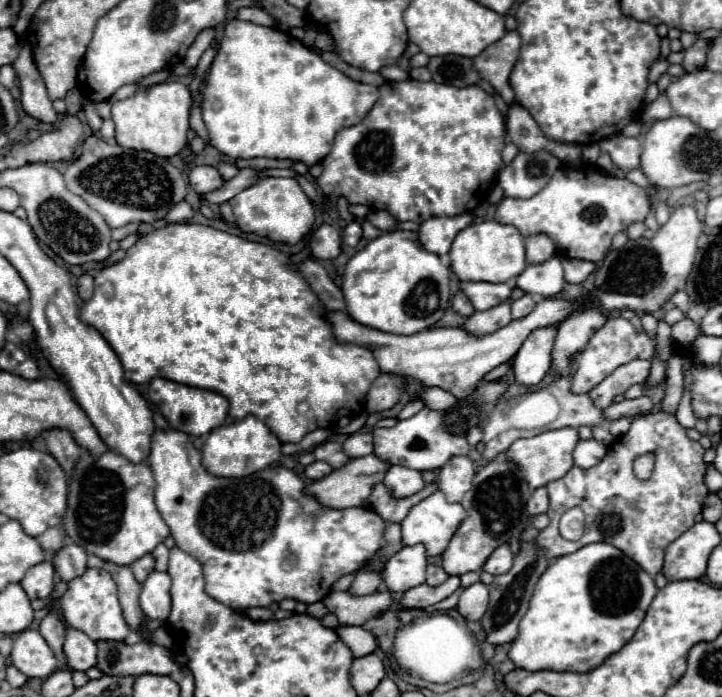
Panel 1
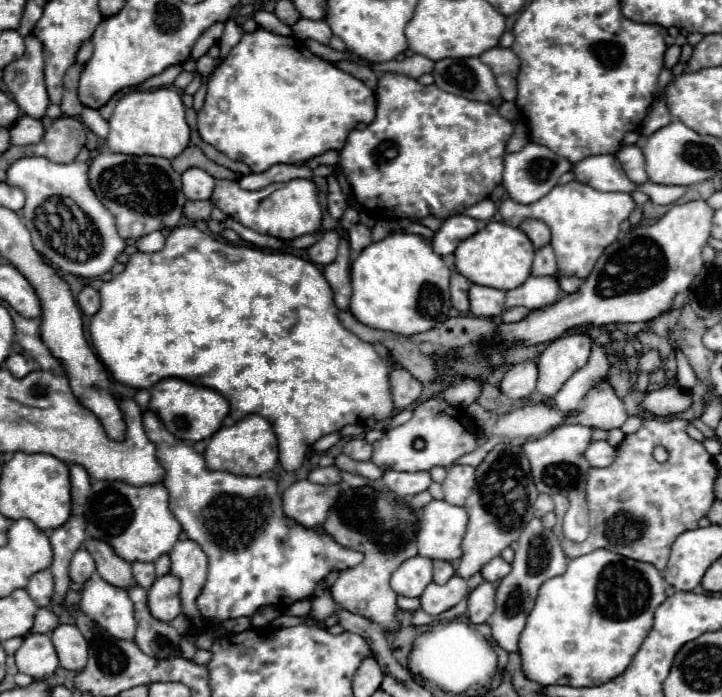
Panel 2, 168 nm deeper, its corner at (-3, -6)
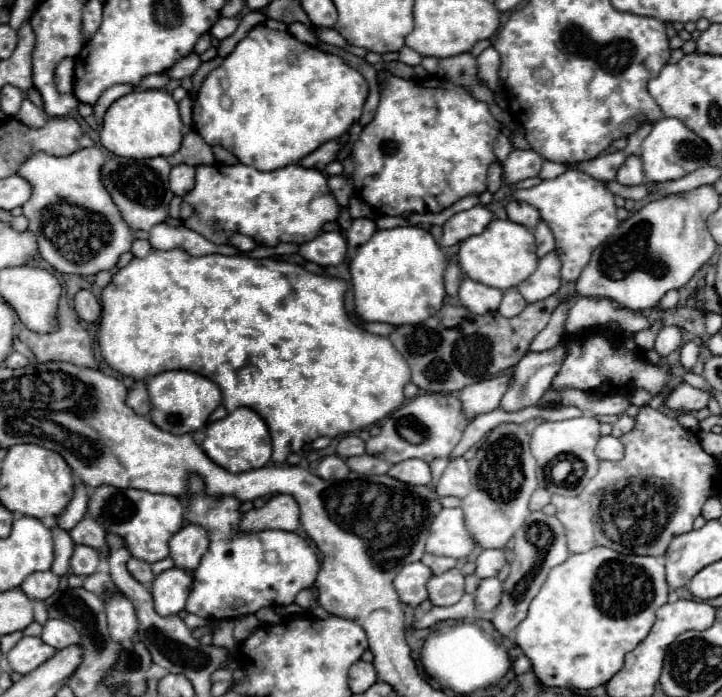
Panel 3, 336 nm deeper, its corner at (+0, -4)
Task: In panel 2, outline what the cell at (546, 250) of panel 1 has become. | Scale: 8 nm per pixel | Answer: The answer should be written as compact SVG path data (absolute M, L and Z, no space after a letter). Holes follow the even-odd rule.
M524 220L520 228L532 240L532 244L534 244L536 250L540 250L540 248L544 248L544 246L550 244L550 230L548 230L548 226L544 222Z

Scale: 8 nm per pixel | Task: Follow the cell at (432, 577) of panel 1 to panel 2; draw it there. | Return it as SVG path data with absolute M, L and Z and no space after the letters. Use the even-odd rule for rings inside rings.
M436 560L434 562L434 582L436 584L444 584L454 576L454 566L450 562L444 560Z

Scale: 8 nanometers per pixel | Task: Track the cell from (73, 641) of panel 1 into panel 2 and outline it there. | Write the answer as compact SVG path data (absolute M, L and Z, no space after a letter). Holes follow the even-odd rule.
M60 624L52 632L52 644L58 652L60 666L68 672L80 672L84 670L88 662L88 642L84 642L84 636L76 626Z

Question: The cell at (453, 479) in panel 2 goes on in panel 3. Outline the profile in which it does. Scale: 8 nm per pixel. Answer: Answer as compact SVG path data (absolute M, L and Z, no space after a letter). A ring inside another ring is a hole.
M453 458L449 460L445 472L441 474L435 492L443 496L457 496L465 498L471 488L471 474L469 474L469 464L465 458Z

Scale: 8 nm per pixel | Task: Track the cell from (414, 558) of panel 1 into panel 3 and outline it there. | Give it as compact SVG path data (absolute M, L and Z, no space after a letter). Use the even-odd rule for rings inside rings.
M411 562L405 564L403 570L395 578L395 590L399 594L399 600L407 606L417 608L423 600L429 598L427 594L427 582L433 576L431 568L423 562Z

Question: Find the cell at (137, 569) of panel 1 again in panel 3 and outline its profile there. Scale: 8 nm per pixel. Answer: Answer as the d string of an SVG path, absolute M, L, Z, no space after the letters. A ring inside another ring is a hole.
M131 558L129 562L127 562L127 570L131 572L131 576L135 578L135 580L139 580L141 584L149 584L149 582L153 582L153 572L151 572L151 566L147 564L147 562L143 562L143 560L139 560L139 558Z

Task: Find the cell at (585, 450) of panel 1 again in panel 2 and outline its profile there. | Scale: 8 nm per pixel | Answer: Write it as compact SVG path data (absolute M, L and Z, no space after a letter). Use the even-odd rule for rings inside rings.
M592 442L588 446L588 450L584 452L584 458L588 460L588 464L592 468L602 468L602 466L610 466L612 460L616 456L616 448L612 448L608 442Z

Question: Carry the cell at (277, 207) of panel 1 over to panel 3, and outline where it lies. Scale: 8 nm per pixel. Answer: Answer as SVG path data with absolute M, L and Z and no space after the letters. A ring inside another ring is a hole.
M211 164L211 166L195 166L195 186L183 196L185 202L193 206L193 216L185 220L185 224L211 240L213 244L227 244L229 238L239 232L251 236L257 244L263 246L277 246L277 242L293 242L305 244L305 240L313 240L323 232L325 222L333 222L339 218L339 202L335 200L333 192L327 186L327 176L315 168L301 168L301 166L285 166L273 172L261 172L253 166L245 164Z

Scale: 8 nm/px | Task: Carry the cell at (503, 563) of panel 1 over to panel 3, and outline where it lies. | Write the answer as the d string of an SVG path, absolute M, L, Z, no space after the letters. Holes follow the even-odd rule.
M485 550L479 554L475 564L477 564L475 570L477 578L491 578L497 576L497 572L505 566L505 554L503 550Z

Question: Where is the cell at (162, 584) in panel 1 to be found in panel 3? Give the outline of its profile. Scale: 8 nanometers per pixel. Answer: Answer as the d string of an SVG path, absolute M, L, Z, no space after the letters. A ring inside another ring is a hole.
M171 568L159 574L153 580L153 590L151 590L155 600L155 610L161 616L171 616L181 612L185 608L191 586L193 578L181 568Z

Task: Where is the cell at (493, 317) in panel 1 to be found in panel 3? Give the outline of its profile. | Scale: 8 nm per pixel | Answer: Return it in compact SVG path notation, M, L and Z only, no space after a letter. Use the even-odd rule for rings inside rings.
M553 250L539 260L537 270L523 284L519 284L517 290L523 294L527 302L543 300L559 290L561 286L559 272L561 272L561 260L559 260L557 250Z

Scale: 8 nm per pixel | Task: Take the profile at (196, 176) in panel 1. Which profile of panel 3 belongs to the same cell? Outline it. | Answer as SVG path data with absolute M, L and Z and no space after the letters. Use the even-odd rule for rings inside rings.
M179 164L175 168L171 168L169 174L169 188L173 190L175 196L185 196L195 182L195 168L187 166L187 164Z

